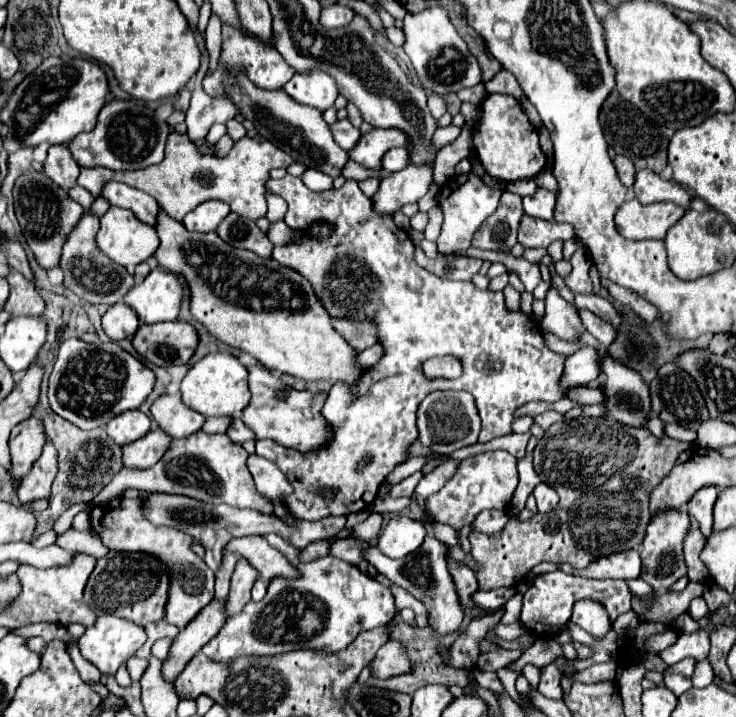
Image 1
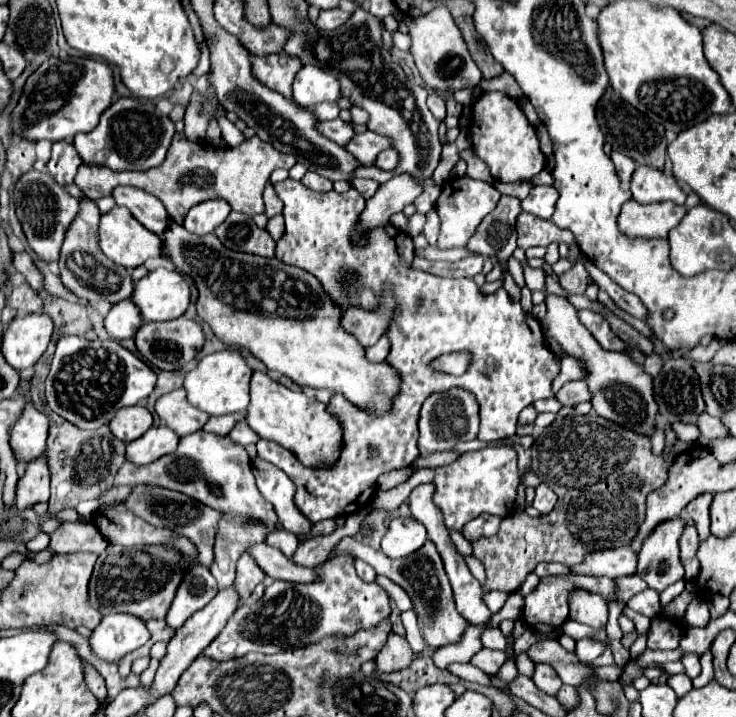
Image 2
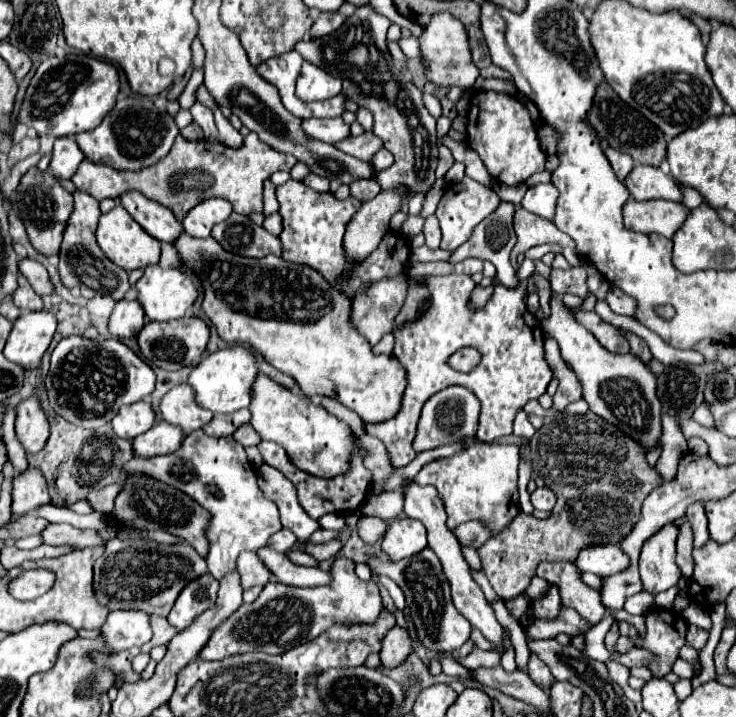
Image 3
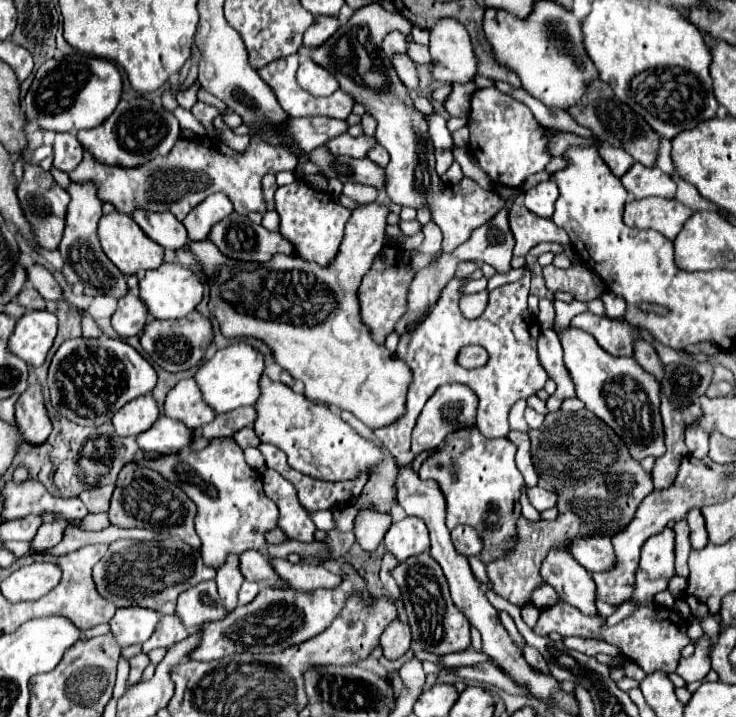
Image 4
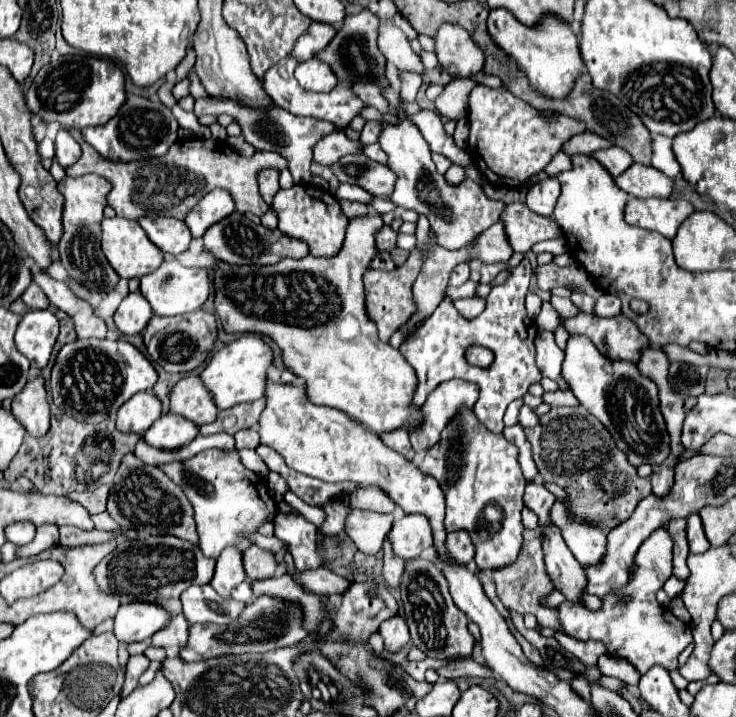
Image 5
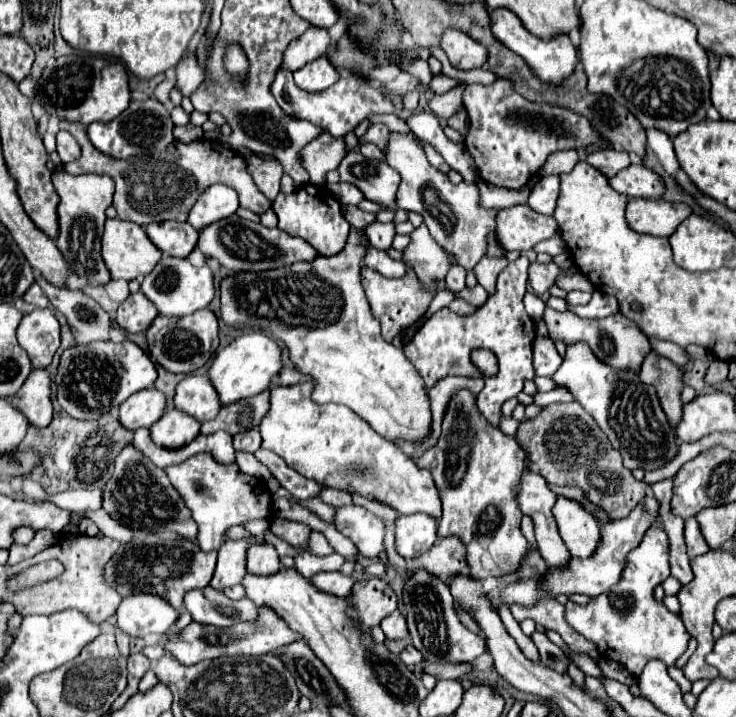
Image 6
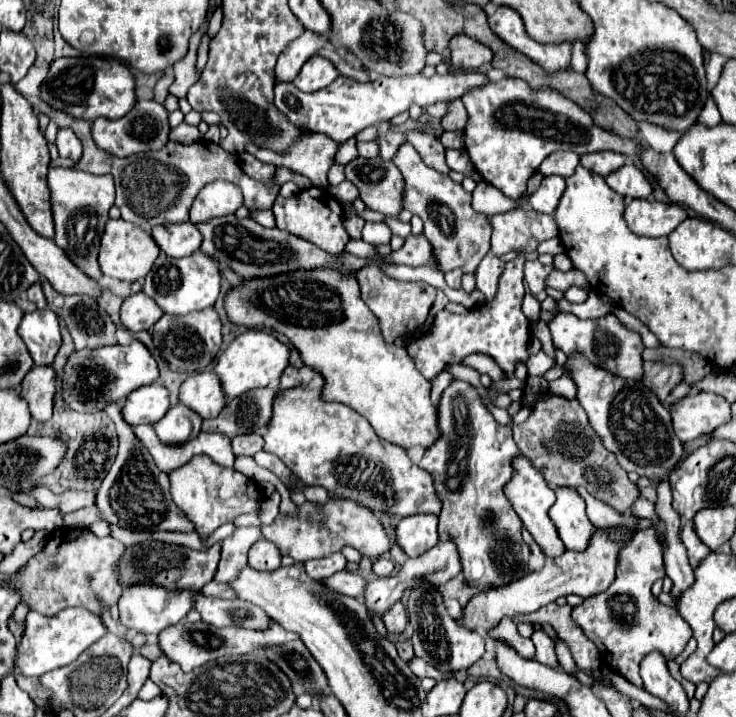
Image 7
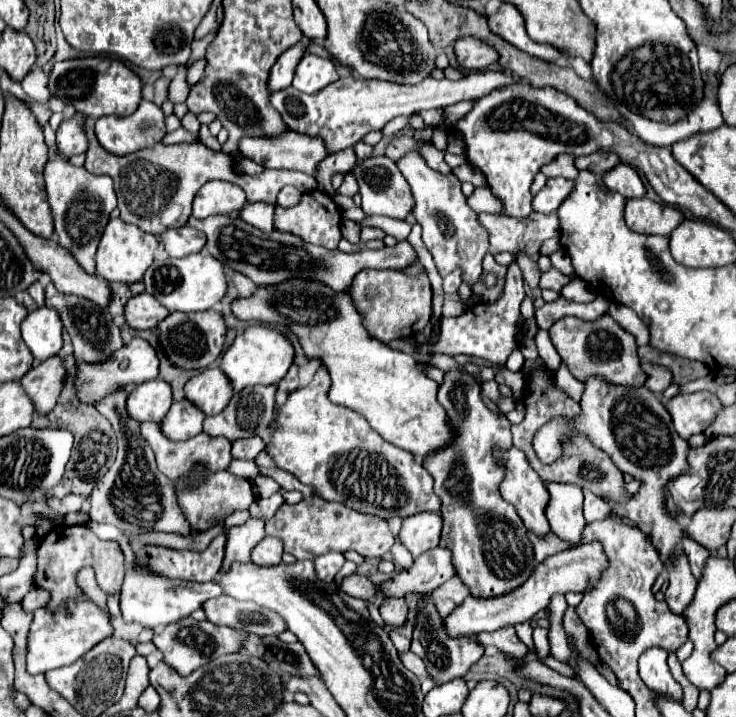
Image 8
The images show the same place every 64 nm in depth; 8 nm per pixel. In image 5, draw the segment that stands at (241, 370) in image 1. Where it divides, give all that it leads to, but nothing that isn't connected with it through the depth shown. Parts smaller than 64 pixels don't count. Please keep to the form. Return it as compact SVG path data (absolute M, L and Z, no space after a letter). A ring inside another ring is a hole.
M244 334L242 338L230 342L222 350L214 352L208 360L206 368L200 372L200 378L210 392L214 404L218 410L232 408L236 404L254 402L264 396L264 384L266 384L266 370L272 364L272 350L256 336L256 334Z

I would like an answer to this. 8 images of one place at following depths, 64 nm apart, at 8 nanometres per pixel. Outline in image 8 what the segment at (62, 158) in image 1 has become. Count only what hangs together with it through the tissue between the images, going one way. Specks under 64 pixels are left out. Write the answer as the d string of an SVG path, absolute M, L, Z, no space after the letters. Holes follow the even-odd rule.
M74 114L72 118L64 120L56 132L56 144L62 156L70 158L76 154L84 154L88 148L88 140L82 130L82 116Z

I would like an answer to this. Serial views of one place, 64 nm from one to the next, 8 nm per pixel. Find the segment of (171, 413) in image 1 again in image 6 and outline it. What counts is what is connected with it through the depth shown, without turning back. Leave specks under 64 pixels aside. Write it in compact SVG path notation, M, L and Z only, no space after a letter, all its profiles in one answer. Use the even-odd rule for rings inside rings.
M188 374L178 386L174 406L180 412L196 418L198 422L214 420L220 412L220 400L206 374Z

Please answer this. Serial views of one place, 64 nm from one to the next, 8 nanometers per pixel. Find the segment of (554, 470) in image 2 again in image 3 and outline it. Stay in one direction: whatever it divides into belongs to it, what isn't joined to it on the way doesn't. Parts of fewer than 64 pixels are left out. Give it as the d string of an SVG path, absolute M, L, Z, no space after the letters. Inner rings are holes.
M560 412L554 418L546 420L546 424L530 438L530 456L532 470L540 478L544 478L546 486L558 496L558 502L552 510L550 518L514 518L504 530L492 536L486 544L478 548L478 556L482 562L482 570L488 576L494 592L504 600L516 598L526 590L530 578L536 574L536 566L544 560L568 560L574 562L578 554L588 546L600 544L620 544L636 526L642 516L644 498L662 484L660 472L648 464L646 450L640 442L620 432L610 422L602 420L594 412L586 412L582 416Z

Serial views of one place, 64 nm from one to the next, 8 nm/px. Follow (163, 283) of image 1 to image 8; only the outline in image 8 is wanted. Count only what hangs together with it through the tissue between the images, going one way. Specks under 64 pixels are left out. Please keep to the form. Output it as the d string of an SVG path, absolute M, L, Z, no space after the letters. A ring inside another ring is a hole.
M162 246L158 248L156 260L152 262L152 266L144 276L144 284L146 284L146 292L152 294L170 312L210 310L226 294L226 278L220 260L216 260L208 252L190 254L186 258L170 258L166 256Z

